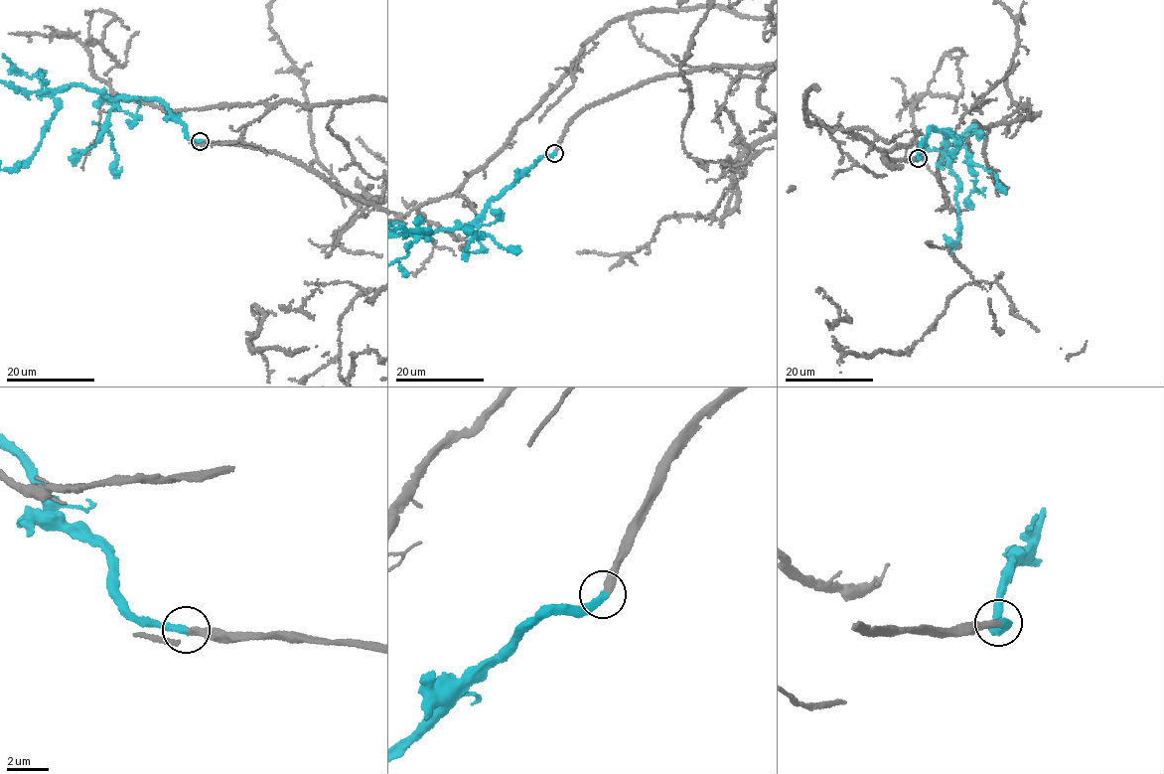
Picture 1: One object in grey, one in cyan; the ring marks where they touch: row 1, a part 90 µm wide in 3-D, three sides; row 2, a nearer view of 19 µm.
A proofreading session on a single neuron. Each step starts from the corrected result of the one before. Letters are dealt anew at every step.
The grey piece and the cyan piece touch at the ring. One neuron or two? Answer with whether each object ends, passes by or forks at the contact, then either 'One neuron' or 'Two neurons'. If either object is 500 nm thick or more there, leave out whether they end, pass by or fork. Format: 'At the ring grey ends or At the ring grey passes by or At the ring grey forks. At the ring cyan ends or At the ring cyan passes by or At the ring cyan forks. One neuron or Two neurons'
At the ring grey ends. At the ring cyan ends. One neuron

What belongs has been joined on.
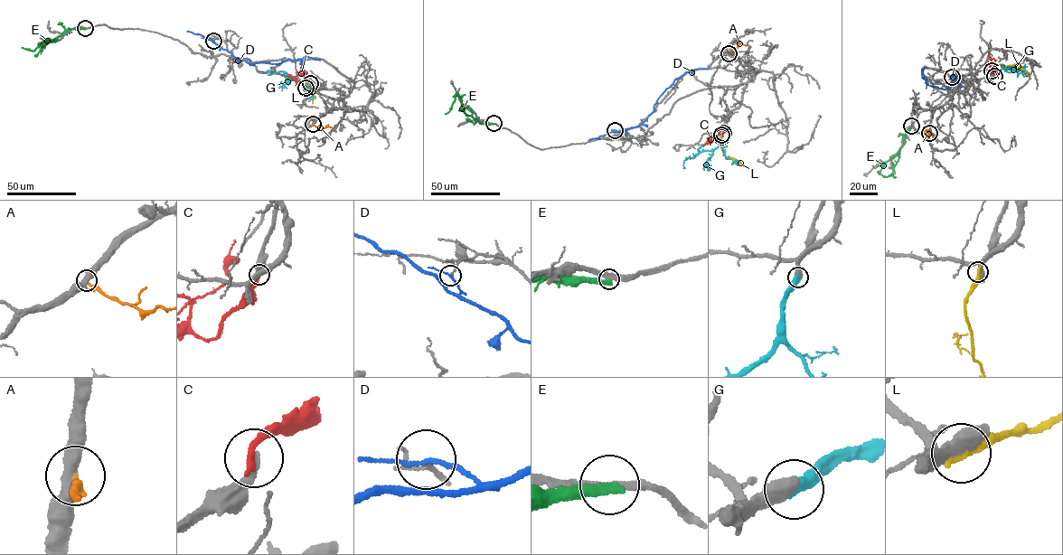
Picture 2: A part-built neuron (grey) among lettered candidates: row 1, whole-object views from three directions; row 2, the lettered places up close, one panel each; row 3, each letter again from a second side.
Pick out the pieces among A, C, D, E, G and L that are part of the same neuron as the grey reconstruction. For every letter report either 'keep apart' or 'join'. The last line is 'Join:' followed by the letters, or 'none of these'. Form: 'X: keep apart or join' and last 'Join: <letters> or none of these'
A: keep apart
C: keep apart
D: keep apart
E: keep apart
G: join
L: keep apart
Join: G

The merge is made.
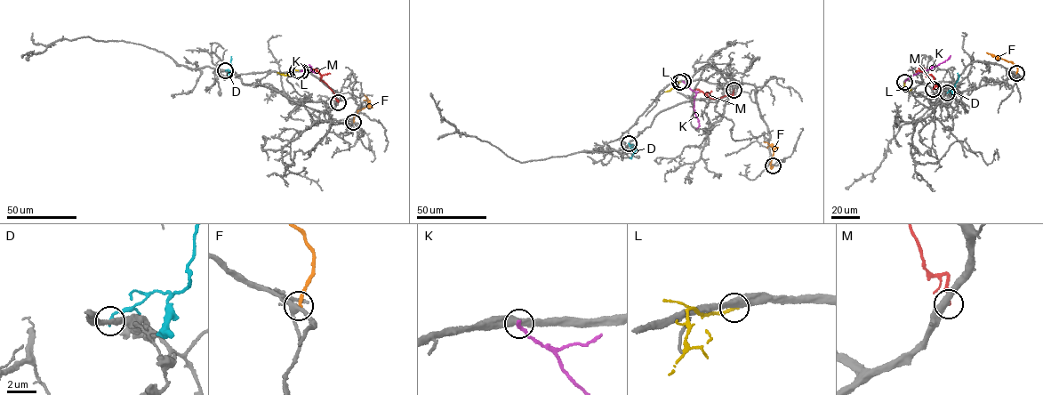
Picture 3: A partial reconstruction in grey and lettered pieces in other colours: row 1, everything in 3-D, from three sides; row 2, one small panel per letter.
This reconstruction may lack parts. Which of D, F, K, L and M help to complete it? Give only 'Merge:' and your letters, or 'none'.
Merge: M

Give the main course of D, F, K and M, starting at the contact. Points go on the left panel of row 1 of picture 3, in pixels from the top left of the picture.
D: (225, 70), (232, 71), (231, 56)
F: (354, 122), (355, 114), (368, 104), (364, 94)
K: (300, 71), (313, 71), (308, 70), (311, 68), (309, 64)
M: (338, 102), (318, 71), (312, 69)

